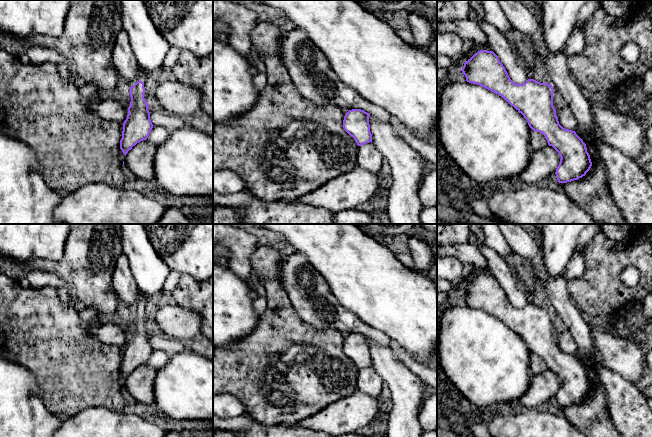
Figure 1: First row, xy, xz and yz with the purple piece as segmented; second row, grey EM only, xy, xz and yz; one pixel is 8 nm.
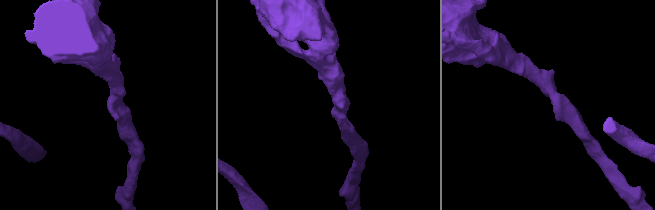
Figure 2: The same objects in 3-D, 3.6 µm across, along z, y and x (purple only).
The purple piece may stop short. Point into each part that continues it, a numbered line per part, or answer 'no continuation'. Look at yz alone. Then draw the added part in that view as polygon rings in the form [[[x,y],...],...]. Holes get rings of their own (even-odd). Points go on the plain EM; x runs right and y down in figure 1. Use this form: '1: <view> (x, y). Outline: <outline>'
no continuation

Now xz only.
no continuation

